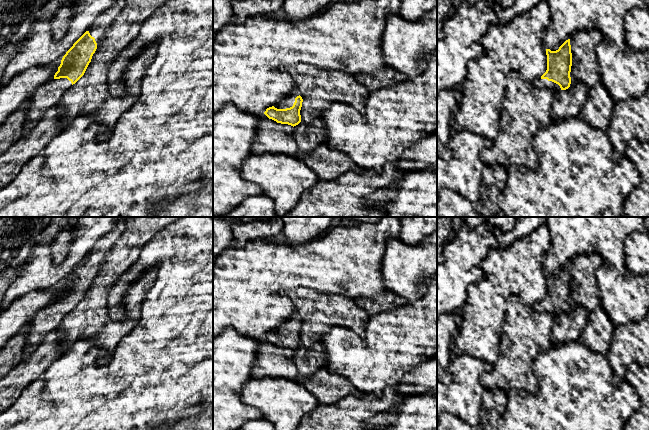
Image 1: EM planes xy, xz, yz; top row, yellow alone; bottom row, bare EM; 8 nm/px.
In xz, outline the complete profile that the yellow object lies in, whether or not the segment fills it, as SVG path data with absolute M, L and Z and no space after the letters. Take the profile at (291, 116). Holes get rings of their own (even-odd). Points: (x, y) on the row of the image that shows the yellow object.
M290 96L274 106L266 109L264 114L277 123L296 126L301 122L300 110L303 99L299 96Z

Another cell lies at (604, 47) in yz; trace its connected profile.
M602 40L595 48L600 68L600 81L614 104L644 95L649 88L649 59L644 53L619 51Z

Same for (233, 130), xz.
M227 103L213 114L213 216L225 215L248 198L262 195L256 183L241 177L241 165L251 155L253 138L257 132L260 114L239 110L234 104Z

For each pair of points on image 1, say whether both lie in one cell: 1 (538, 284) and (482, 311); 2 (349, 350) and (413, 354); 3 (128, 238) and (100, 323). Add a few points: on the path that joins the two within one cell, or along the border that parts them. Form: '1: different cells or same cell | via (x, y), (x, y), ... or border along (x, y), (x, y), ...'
1: same cell | via (523, 285), (504, 285), (493, 296)
2: same cell | via (365, 354), (397, 354)
3: same cell | via (118, 259), (100, 285), (99, 302)

